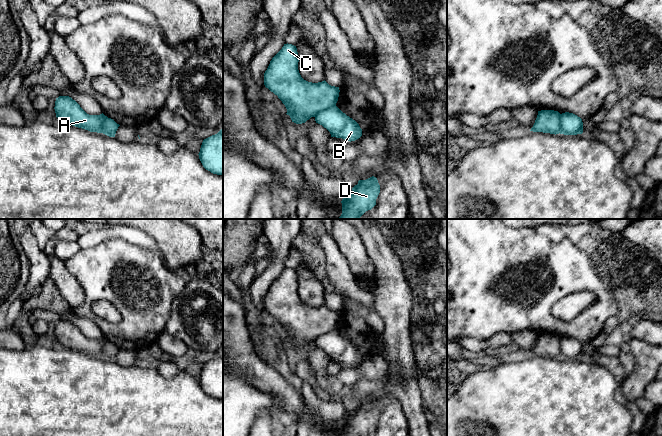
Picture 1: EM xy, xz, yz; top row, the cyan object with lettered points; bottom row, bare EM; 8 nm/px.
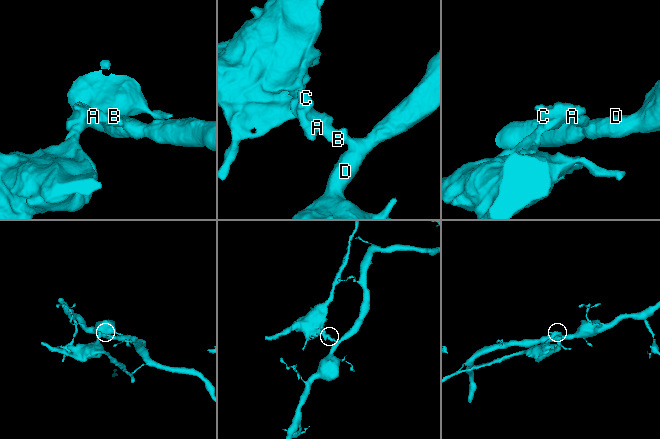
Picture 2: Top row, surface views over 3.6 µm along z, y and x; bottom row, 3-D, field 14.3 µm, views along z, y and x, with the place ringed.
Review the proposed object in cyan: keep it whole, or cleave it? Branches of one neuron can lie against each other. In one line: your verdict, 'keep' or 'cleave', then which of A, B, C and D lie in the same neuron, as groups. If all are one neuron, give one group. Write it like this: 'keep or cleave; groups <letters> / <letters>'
cleave; groups A C / B D

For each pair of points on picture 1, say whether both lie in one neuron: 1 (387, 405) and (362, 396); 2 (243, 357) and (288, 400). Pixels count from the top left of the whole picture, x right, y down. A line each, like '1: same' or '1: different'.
1: same
2: same

